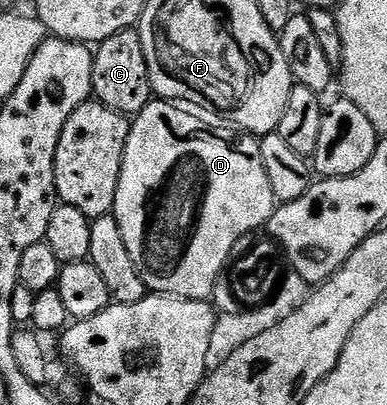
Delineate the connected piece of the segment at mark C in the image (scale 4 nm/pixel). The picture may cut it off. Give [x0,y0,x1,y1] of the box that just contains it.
[91,29,153,116]

